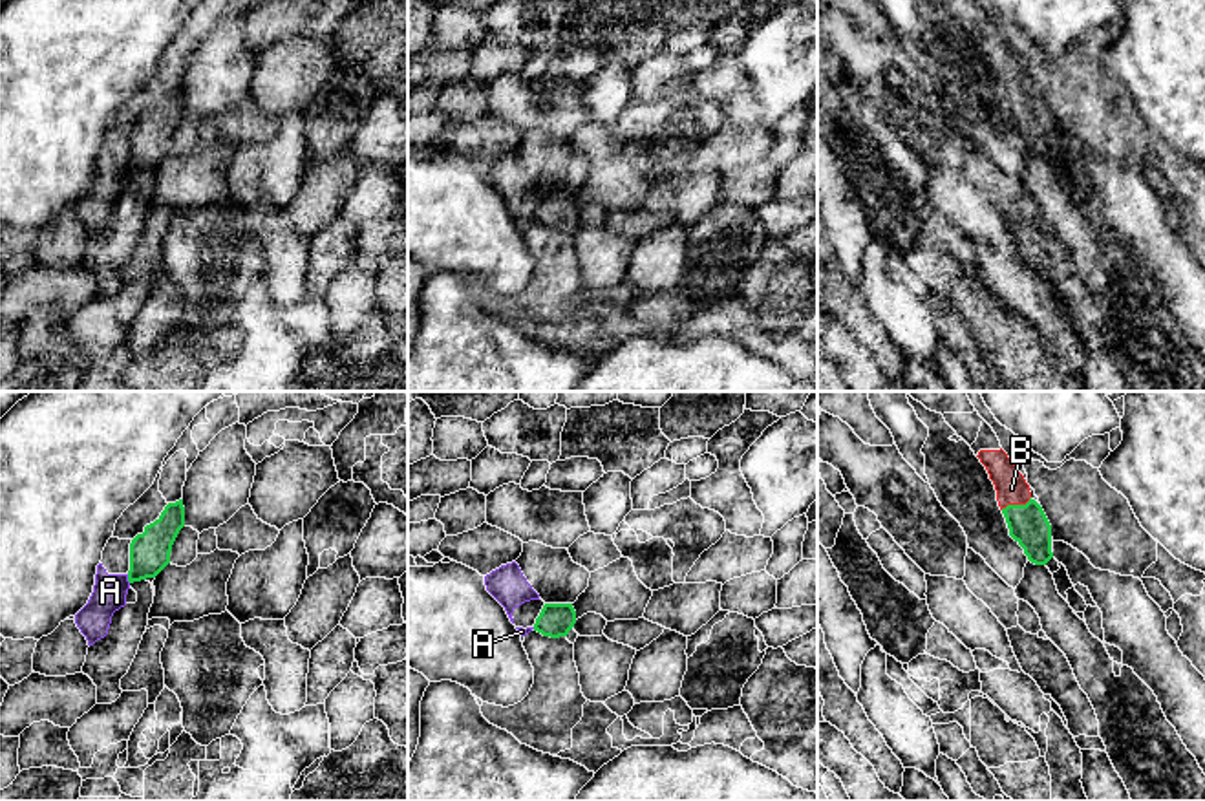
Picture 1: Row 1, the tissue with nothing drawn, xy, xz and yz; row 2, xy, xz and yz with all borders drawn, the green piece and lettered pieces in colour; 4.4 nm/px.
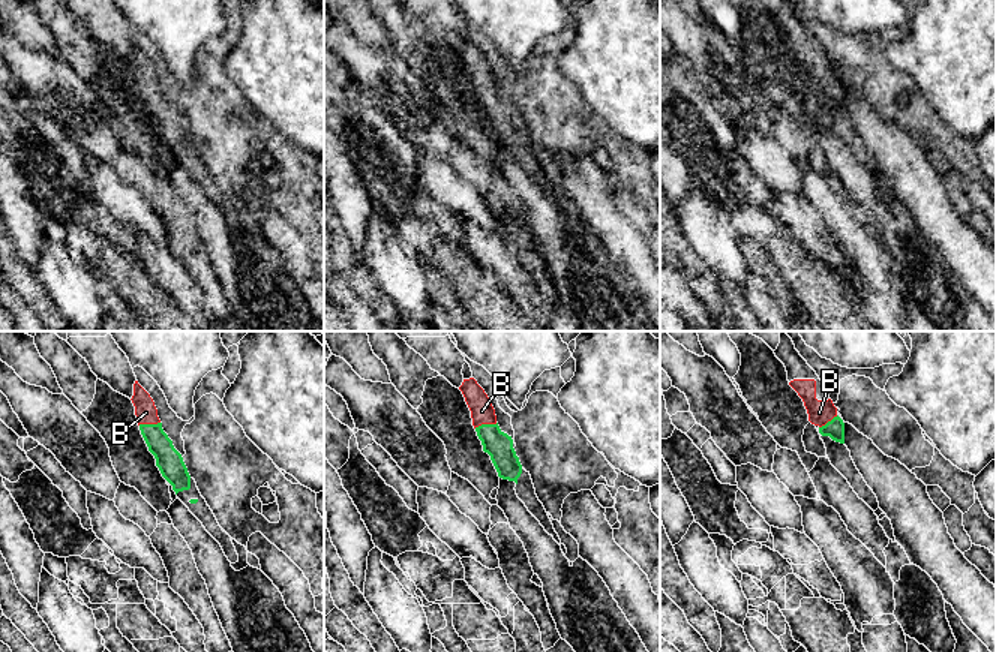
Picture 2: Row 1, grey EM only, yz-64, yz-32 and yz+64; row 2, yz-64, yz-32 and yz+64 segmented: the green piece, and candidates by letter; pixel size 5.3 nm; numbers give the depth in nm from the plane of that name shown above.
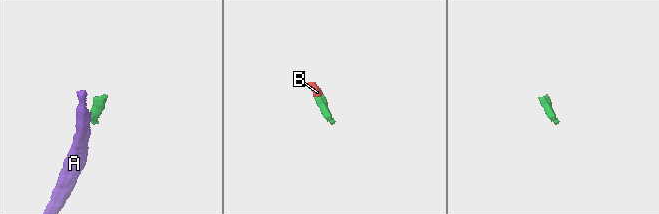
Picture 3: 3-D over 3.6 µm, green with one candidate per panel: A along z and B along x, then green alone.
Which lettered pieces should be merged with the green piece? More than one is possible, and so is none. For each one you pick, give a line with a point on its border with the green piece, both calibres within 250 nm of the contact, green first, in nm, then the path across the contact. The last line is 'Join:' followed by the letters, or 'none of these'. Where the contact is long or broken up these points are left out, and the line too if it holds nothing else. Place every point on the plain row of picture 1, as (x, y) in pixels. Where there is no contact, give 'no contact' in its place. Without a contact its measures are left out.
B: meets green in yz at (1015, 96); 170 nm thick on the green side, 140 nm on the other; runs through yz (1028, 116), (1015, 96), (1012, 79)
Join: B

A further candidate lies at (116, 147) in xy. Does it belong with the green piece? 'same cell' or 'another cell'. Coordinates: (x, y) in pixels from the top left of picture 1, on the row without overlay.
another cell

